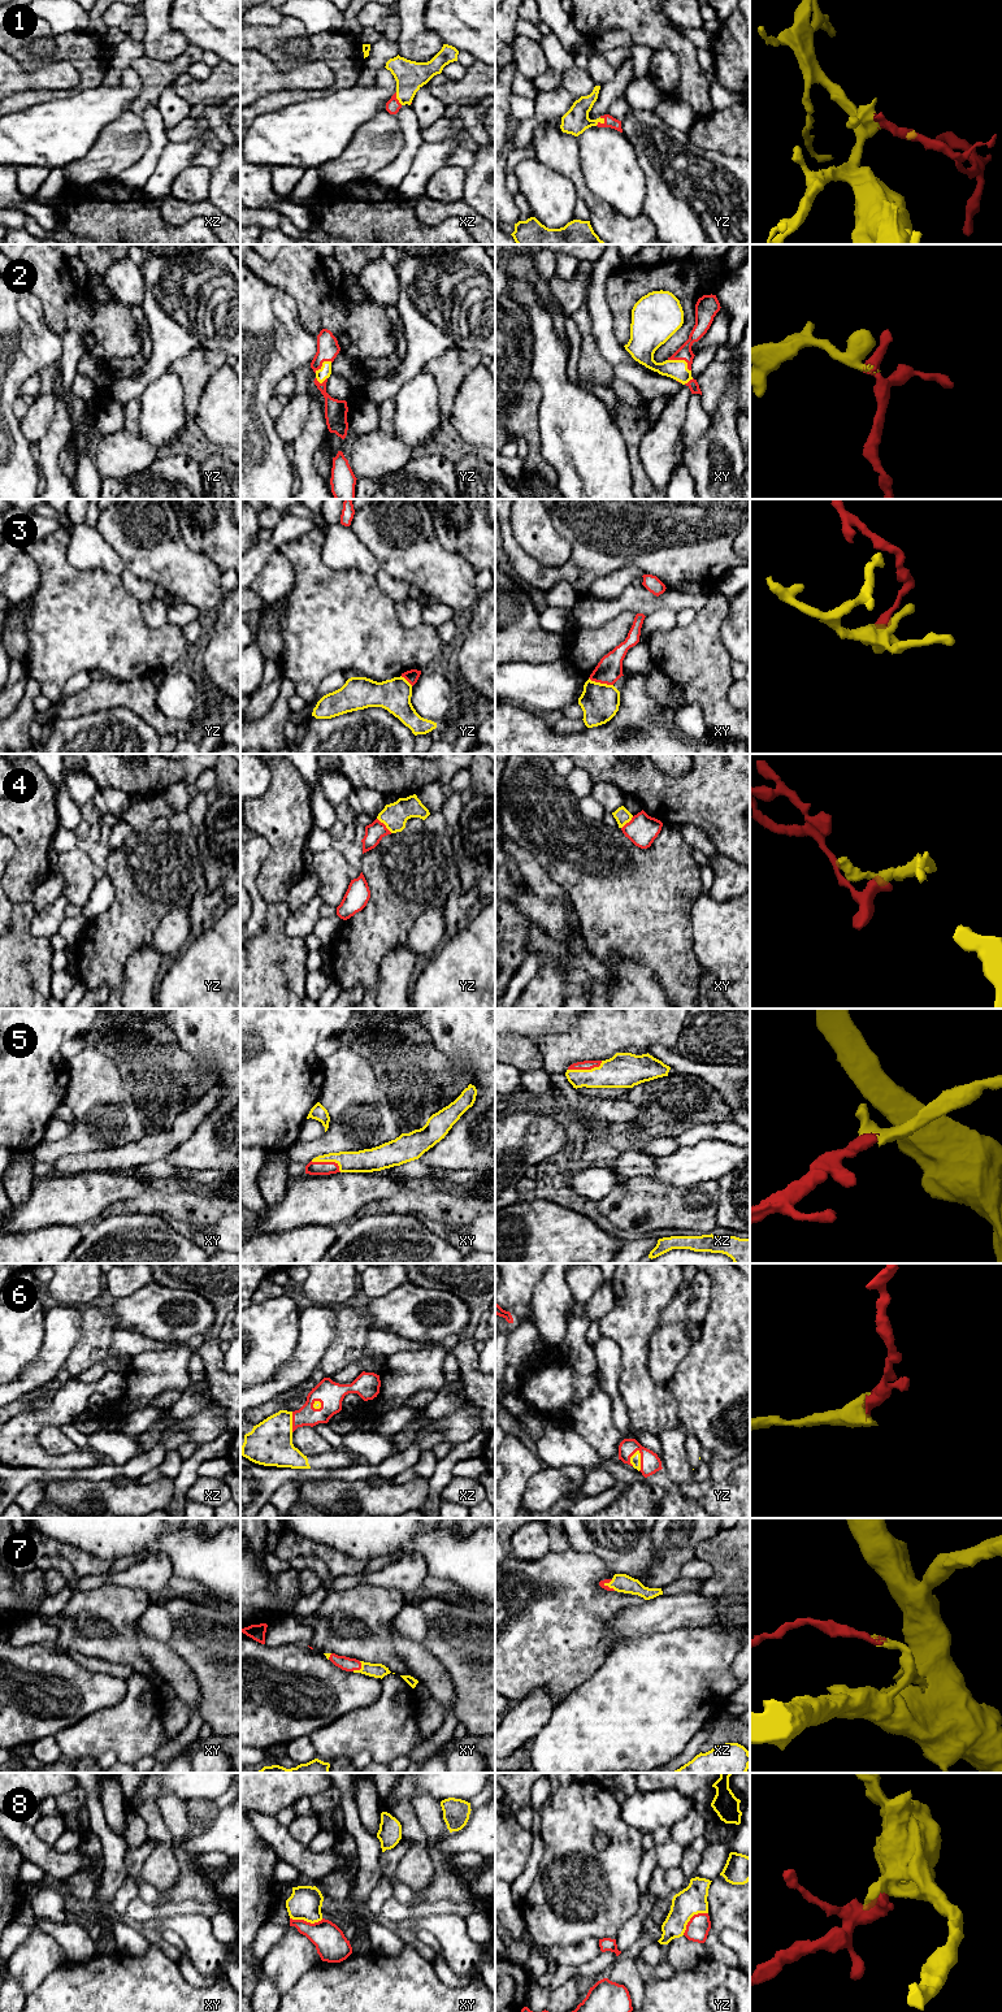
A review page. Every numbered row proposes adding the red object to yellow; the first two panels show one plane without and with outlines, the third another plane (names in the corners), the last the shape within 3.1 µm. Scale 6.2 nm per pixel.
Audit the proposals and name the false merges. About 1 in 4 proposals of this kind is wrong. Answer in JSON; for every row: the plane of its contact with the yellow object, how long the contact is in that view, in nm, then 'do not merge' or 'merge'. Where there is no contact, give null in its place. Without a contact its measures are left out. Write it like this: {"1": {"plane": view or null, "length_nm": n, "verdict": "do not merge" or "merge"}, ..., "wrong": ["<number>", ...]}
{"1": {"plane": "yz", "length_nm": 80, "verdict": "merge"}, "2": {"plane": "xy", "length_nm": 160, "verdict": "merge"}, "3": {"plane": "xy", "length_nm": 160, "verdict": "do not merge"}, "4": {"plane": "yz", "length_nm": 130, "verdict": "do not merge"}, "5": {"plane": "xz", "length_nm": 220, "verdict": "merge"}, "6": {"plane": "yz", "length_nm": 140, "verdict": "merge"}, "7": {"plane": "xy", "length_nm": 80, "verdict": "merge"}, "8": {"plane": "yz", "length_nm": 220, "verdict": "do not merge"}, "wrong": ["3", "4", "8"]}

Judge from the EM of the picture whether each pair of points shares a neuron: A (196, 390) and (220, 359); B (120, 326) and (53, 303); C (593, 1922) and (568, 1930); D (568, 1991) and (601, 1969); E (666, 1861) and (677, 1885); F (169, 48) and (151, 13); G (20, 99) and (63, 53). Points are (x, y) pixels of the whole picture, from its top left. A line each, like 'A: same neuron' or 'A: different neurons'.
A: same neuron
B: same neuron
C: same neuron
D: different neurons
E: different neurons
F: same neuron
G: same neuron

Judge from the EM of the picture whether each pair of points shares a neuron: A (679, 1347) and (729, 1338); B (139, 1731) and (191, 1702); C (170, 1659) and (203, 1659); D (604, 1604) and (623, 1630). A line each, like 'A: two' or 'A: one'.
A: two
B: two
C: two
D: two

